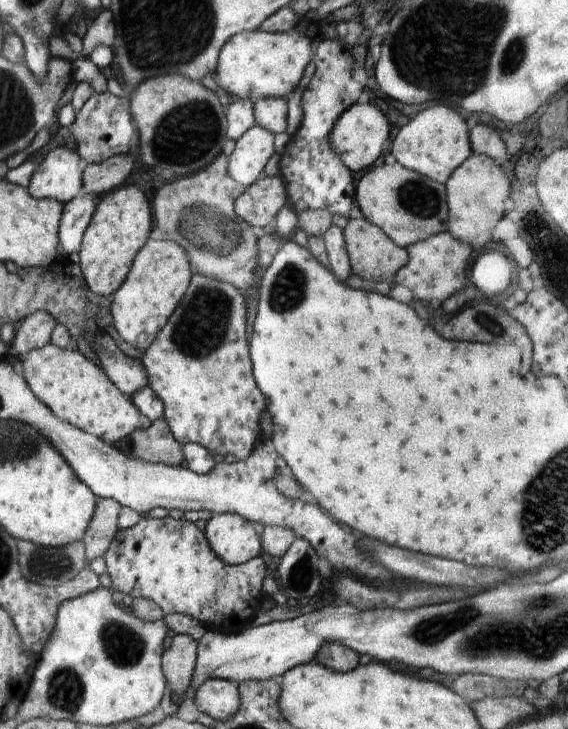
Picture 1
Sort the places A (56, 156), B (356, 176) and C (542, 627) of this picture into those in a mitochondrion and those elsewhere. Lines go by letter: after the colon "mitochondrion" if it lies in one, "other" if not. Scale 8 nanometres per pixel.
A: other
B: other
C: mitochondrion

